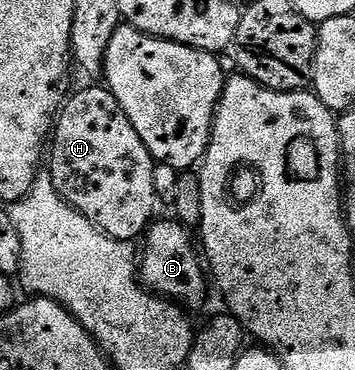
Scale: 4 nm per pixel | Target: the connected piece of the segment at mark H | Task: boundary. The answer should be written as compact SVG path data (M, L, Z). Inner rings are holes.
M104 86L85 88L62 103L55 127L51 133L51 151L47 156L47 175L53 180L55 190L79 214L86 216L101 232L116 240L137 239L154 223L153 211L159 208L155 192L155 161L147 150L143 138L135 134L131 118L123 114L116 98Z

